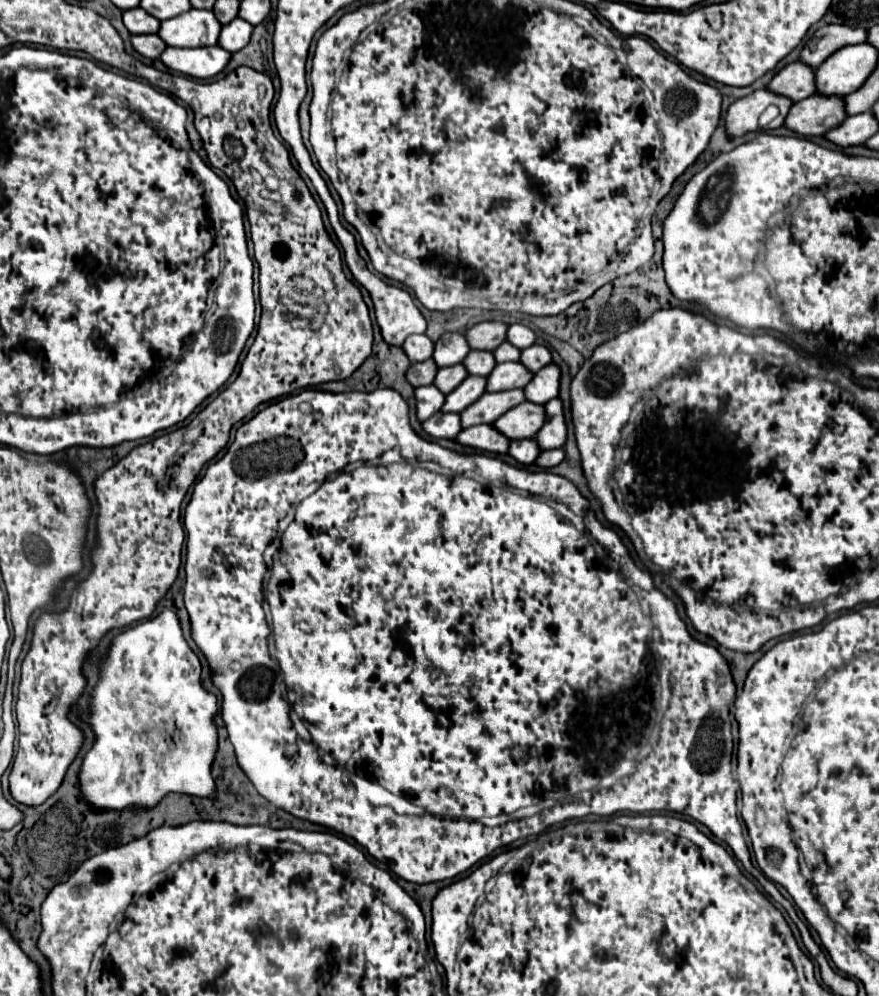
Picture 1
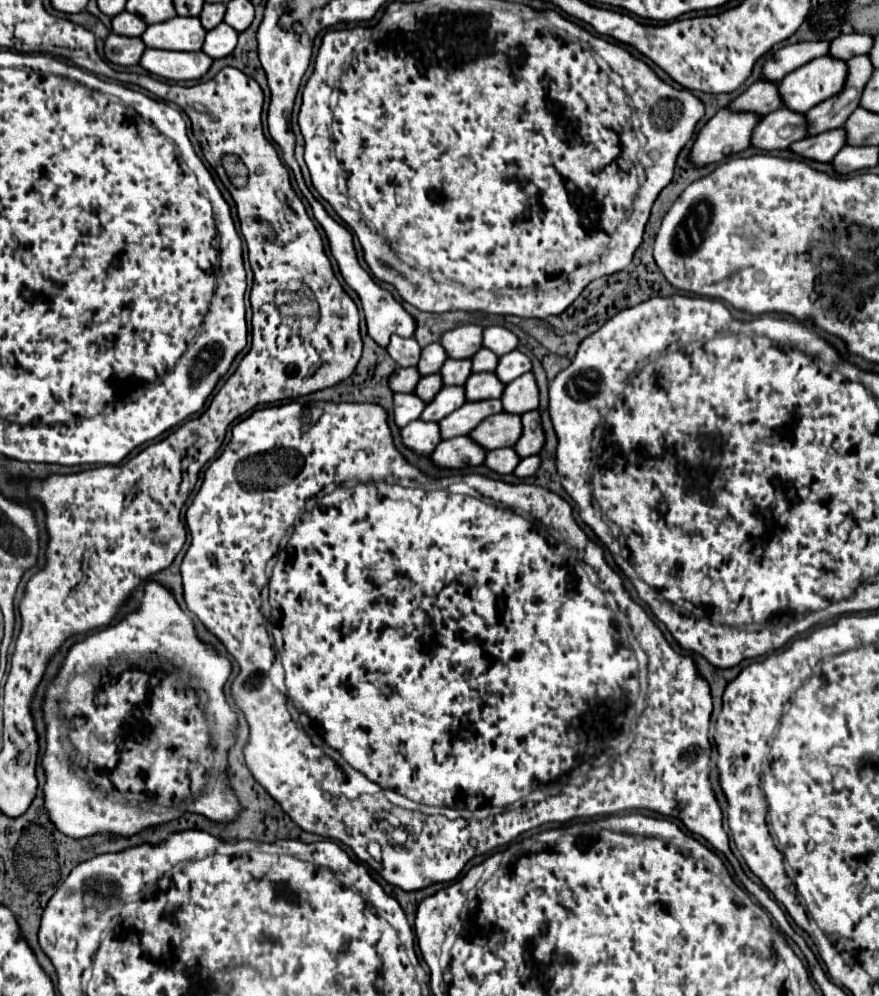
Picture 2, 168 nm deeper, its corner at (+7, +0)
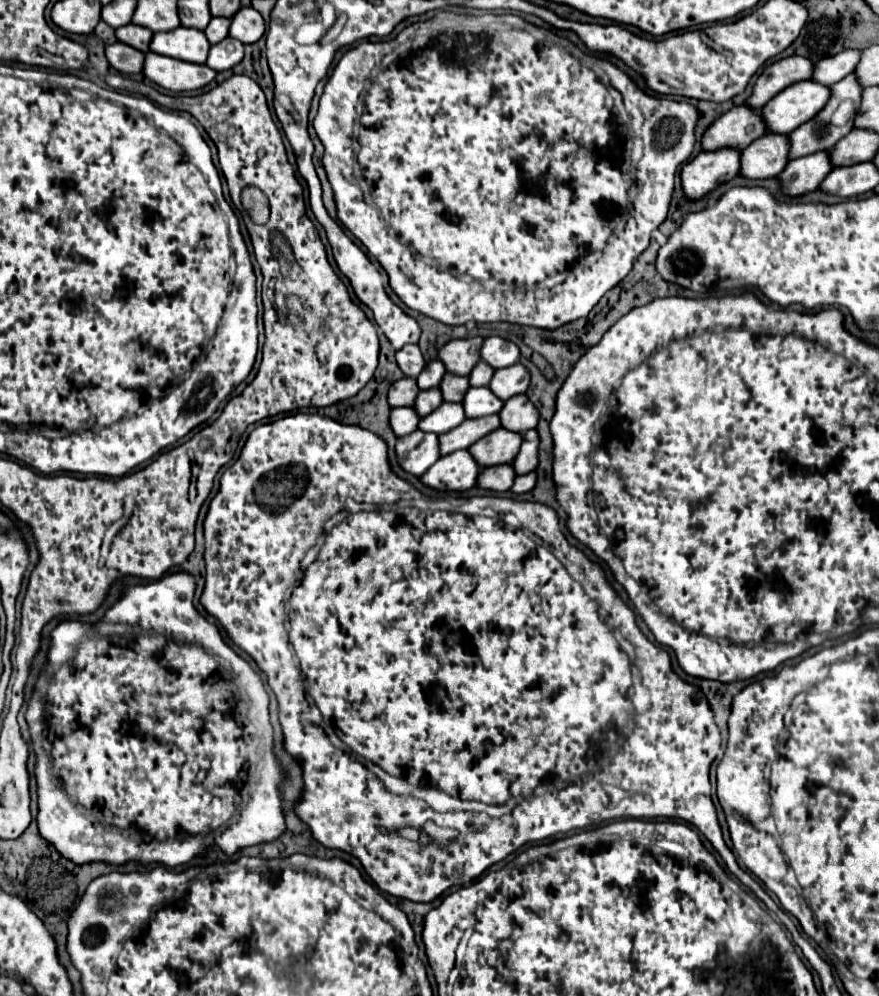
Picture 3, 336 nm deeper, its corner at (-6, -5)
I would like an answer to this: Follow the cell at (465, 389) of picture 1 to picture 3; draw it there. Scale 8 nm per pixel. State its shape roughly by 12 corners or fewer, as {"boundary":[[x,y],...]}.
{"boundary":[[443,402],[419,430],[443,434],[463,420],[461,404]]}

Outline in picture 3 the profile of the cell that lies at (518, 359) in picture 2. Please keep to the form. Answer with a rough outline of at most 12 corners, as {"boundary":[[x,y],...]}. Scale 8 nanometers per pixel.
{"boundary":[[523,364],[495,370],[489,386],[499,400],[525,394],[529,372]]}

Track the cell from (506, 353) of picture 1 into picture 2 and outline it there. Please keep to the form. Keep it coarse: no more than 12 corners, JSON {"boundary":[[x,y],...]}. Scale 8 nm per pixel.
{"boundary":[[480,349],[472,357],[474,373],[494,371],[498,355]]}

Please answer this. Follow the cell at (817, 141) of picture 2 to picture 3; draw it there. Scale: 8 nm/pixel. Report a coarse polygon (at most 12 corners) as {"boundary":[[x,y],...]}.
{"boundary":[[829,152],[791,160],[777,178],[797,198],[831,172]]}

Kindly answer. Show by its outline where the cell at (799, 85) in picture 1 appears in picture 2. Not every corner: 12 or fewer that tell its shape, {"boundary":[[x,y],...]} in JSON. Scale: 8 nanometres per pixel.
{"boundary":[[760,79],[730,103],[764,117],[782,107],[778,83]]}

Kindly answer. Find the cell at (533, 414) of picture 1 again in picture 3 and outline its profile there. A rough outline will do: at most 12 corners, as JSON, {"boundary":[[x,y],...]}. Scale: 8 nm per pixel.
{"boundary":[[505,428],[469,448],[481,468],[511,464],[521,446],[519,434]]}

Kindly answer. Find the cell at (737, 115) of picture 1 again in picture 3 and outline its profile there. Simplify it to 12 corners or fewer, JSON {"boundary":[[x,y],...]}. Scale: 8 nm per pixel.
{"boundary":[[735,148],[699,152],[681,170],[689,200],[739,174]]}

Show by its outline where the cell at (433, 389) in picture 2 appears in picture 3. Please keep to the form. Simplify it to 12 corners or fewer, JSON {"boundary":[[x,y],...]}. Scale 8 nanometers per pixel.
{"boundary":[[439,388],[423,390],[413,408],[423,418],[443,400]]}

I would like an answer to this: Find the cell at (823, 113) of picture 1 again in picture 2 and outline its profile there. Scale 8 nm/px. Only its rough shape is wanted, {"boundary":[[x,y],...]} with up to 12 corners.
{"boundary":[[782,107],[762,117],[752,145],[786,149],[806,135],[806,115]]}

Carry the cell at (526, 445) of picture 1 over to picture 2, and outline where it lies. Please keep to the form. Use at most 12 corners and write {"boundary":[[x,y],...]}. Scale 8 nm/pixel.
{"boundary":[[512,447],[488,451],[484,461],[492,471],[512,473],[520,463]]}

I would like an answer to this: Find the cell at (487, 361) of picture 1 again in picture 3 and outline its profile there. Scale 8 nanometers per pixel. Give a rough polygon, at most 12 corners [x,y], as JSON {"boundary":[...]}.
{"boundary":[[445,374],[439,390],[443,402],[461,402],[467,376]]}

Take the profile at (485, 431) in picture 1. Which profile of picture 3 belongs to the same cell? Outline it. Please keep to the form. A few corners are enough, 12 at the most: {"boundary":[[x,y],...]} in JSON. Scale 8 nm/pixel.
{"boundary":[[469,452],[441,456],[421,476],[433,490],[465,492],[479,470]]}

